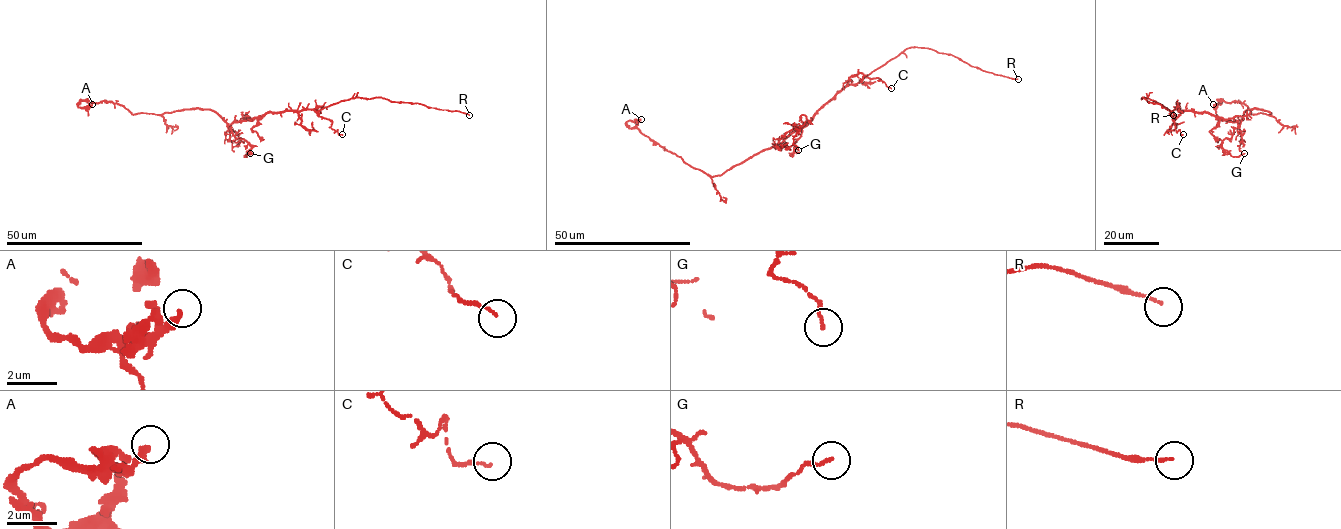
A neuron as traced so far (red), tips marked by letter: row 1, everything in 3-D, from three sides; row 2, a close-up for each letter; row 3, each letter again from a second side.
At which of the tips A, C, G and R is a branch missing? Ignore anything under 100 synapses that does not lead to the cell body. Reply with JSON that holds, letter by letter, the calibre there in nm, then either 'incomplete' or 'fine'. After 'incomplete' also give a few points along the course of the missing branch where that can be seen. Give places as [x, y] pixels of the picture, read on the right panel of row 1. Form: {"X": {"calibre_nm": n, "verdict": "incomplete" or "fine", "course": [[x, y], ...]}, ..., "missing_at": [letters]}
{"A": {"calibre_nm": 220, "verdict": "fine"}, "C": {"calibre_nm": 90, "verdict": "fine"}, "G": {"calibre_nm": 110, "verdict": "fine"}, "R": {"calibre_nm": 90, "verdict": "incomplete"}, "missing_at": ["R"]}

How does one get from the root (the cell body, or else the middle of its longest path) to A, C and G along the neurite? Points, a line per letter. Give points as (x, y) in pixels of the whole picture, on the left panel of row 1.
A: (261, 117), (228, 125), (209, 109), (132, 114), (111, 102), (81, 100), (77, 105), (85, 108), (92, 104)
C: (261, 117), (270, 112), (314, 109), (332, 122), (333, 129), (342, 134)
G: (261, 117), (234, 121), (230, 126), (234, 137), (243, 138), (250, 147), (244, 156), (250, 153)

